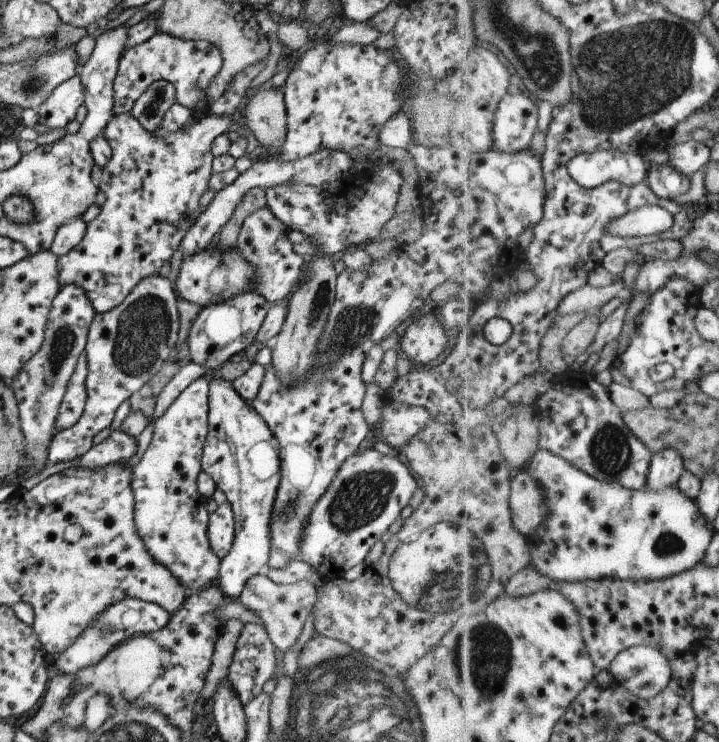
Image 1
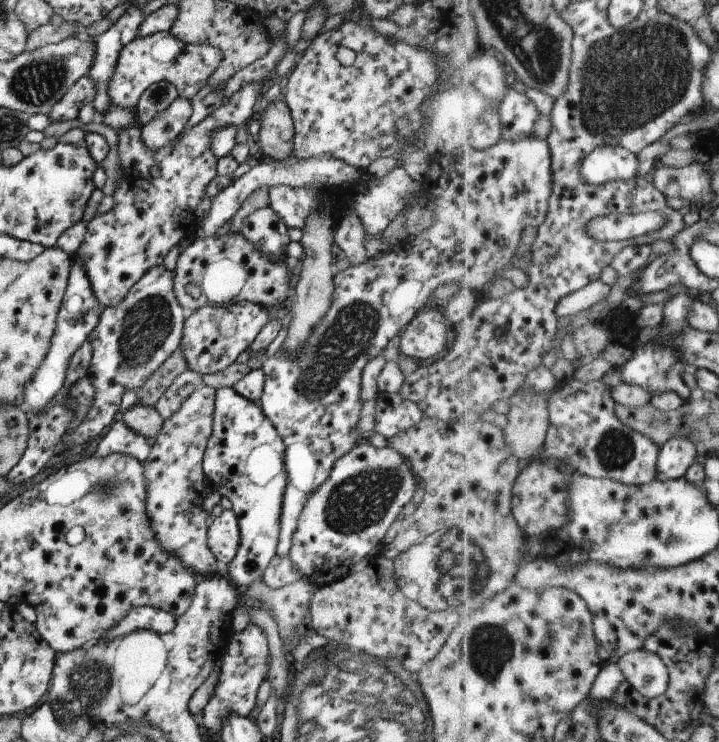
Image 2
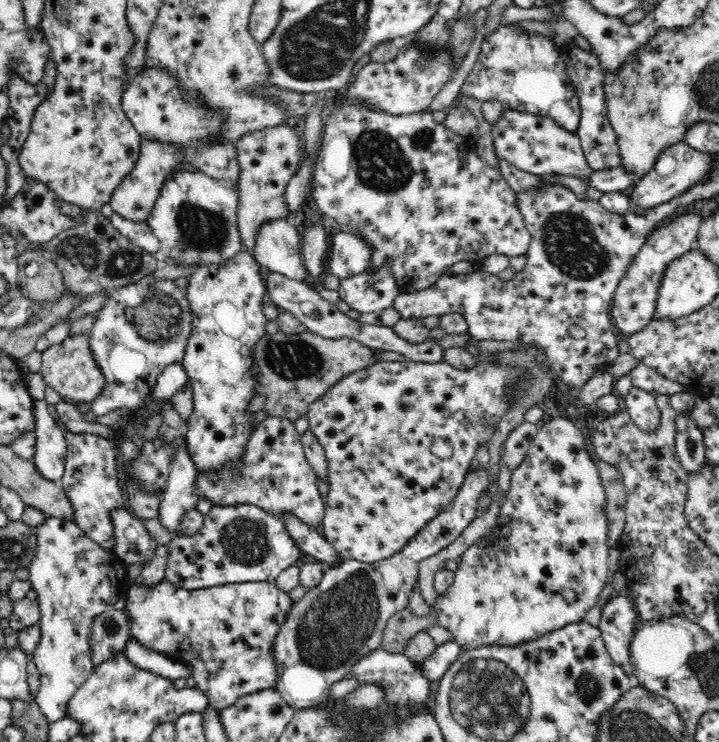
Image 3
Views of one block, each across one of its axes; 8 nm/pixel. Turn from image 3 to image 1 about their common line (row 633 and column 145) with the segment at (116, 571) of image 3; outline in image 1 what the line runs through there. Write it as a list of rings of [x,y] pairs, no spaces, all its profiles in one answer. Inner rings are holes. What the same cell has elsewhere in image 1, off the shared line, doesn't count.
[[[157,31],[145,42],[125,48],[120,54],[112,84],[112,112],[115,115],[130,114],[133,103],[145,92],[147,86],[162,80],[174,86],[174,102],[192,110],[199,100],[206,98],[205,88],[219,72],[221,64],[221,56],[216,46],[205,41],[178,39]]]

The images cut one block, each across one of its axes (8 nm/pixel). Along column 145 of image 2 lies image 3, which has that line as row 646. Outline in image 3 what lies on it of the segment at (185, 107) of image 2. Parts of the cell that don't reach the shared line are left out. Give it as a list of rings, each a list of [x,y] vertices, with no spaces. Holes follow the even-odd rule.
[[[130,637],[125,642],[121,652],[123,652],[123,657],[136,668],[168,677],[173,681],[176,678],[193,675],[192,669],[186,664],[170,660],[164,654],[146,647],[142,641],[138,641],[134,637]]]

